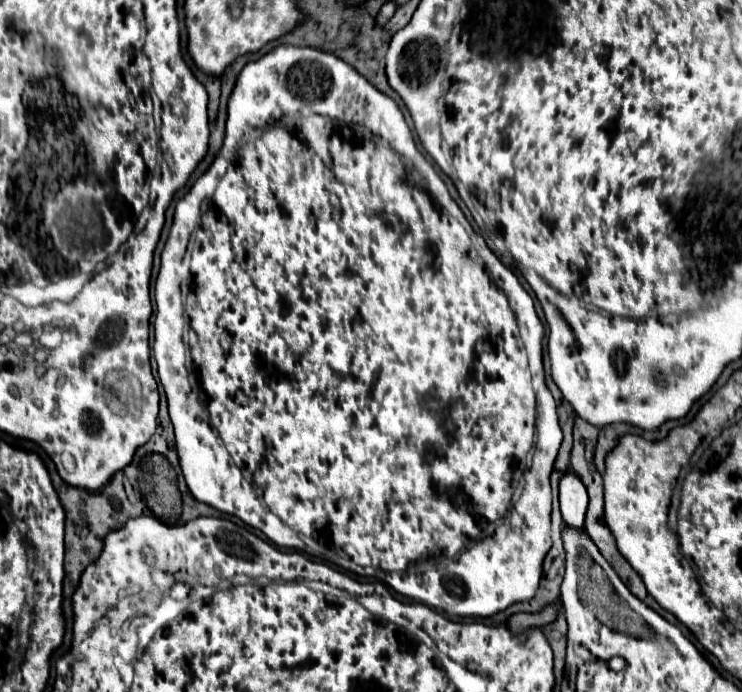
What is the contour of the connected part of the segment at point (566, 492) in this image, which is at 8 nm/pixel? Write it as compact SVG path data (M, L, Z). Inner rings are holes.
M566 473L560 481L560 513L568 527L582 531L584 515L588 507L588 495L576 475Z

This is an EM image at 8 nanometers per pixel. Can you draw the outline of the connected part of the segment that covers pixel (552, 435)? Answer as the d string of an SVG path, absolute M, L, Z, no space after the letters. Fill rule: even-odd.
M280 45L272 49L270 53L266 53L262 59L248 63L240 71L236 87L228 99L224 145L218 151L210 169L202 177L198 177L198 181L184 195L184 199L180 199L176 204L170 237L162 251L162 267L156 279L154 299L156 299L156 319L154 319L154 347L152 349L158 363L158 377L166 391L168 415L172 419L174 433L176 433L176 451L178 451L184 481L190 493L200 503L206 503L222 513L242 519L246 525L262 531L270 542L279 548L318 555L316 549L304 543L304 539L312 539L320 545L320 549L332 561L338 561L340 567L354 571L358 575L376 577L388 587L392 587L396 593L410 597L414 601L420 601L428 607L442 609L448 615L488 617L492 613L504 611L512 603L528 601L534 597L540 583L540 575L542 575L542 561L552 547L550 473L554 469L554 461L562 443L556 403L550 389L546 387L546 377L544 377L544 367L542 367L544 327L536 315L532 297L520 285L518 277L500 263L500 259L488 249L486 241L470 227L470 223L466 221L461 208L454 203L440 175L416 149L414 137L398 105L390 97L380 93L374 85L370 85L352 65L348 65L346 61L342 61L340 57L332 53L324 53L314 47ZM302 109L316 113L320 117L328 115L328 117L322 117L326 127L306 129L306 125L302 123L310 119L312 115L294 115ZM200 207L210 207L204 213L202 225L200 225ZM188 352L192 353L194 373L196 373L198 385L202 387L206 395L204 399L206 405L201 400L201 396L204 397L204 395L201 395L199 387L190 387L189 378L194 373L190 372L186 361ZM519 481L524 481L524 489L514 507L512 501L514 493L517 492L516 489L519 489ZM268 511L272 511L276 519L282 521L282 525L292 527L298 533L294 535L298 539L274 535L280 531L274 531L272 519L268 521Z

